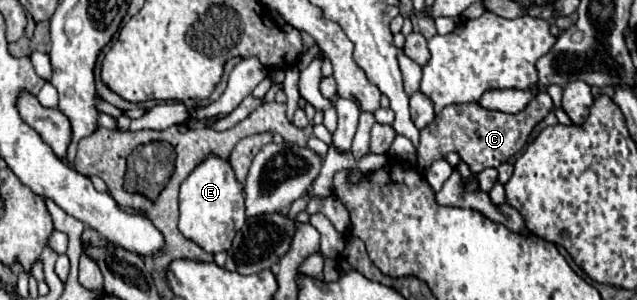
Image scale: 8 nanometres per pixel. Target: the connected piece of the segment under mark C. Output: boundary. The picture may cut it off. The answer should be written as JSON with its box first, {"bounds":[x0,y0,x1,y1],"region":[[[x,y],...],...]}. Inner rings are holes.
{"bounds":[418,89,552,173],"region":[[[540,89],[536,97],[528,103],[528,109],[520,113],[492,113],[490,109],[480,109],[476,103],[468,105],[448,105],[444,107],[428,125],[428,129],[420,129],[420,145],[418,145],[418,167],[428,169],[432,161],[442,159],[446,153],[456,151],[460,161],[464,161],[472,173],[480,173],[488,167],[498,167],[500,163],[514,157],[528,141],[528,135],[542,121],[548,111],[552,111],[550,95]]]}

